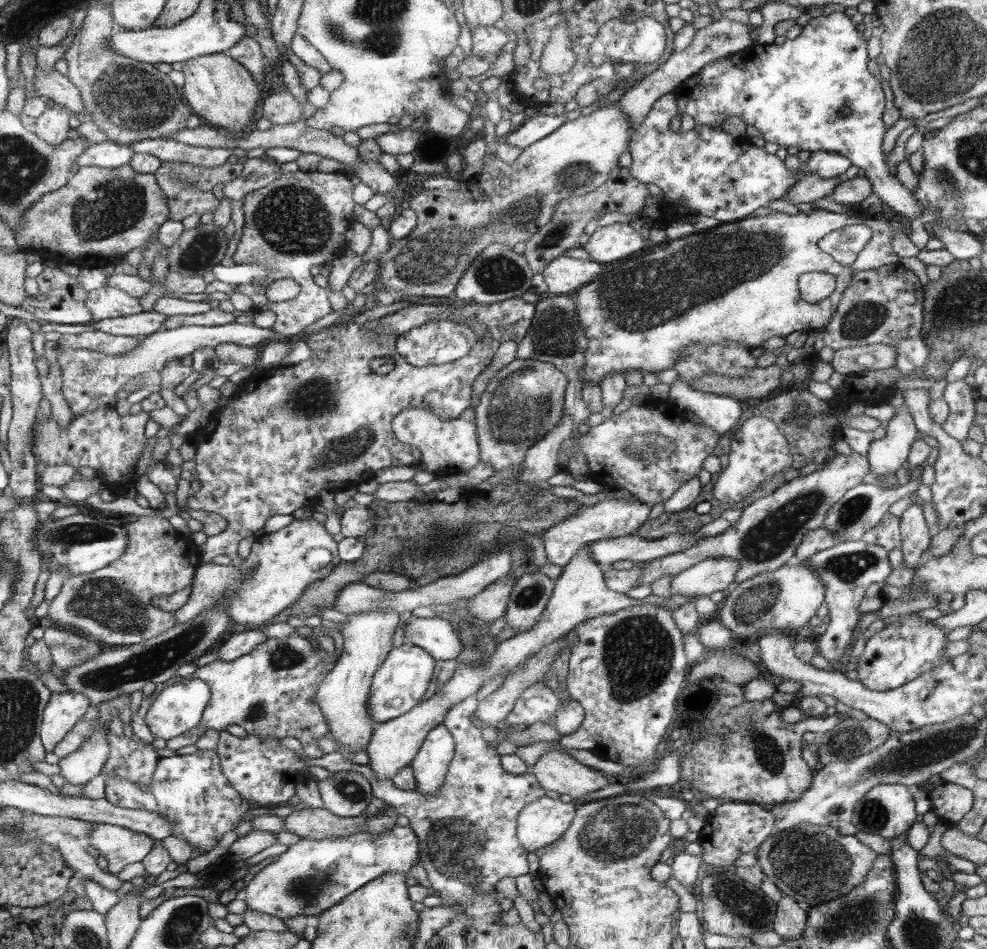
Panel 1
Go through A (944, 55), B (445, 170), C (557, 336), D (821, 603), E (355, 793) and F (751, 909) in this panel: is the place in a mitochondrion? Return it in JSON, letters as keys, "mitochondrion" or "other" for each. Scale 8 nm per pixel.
{"A":"mitochondrion","B":"other","C":"mitochondrion","D":"other","E":"mitochondrion","F":"mitochondrion"}

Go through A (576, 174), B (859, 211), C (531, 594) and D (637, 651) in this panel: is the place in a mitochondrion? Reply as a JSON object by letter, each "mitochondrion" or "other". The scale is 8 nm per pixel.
{"A":"mitochondrion","B":"other","C":"mitochondrion","D":"mitochondrion"}

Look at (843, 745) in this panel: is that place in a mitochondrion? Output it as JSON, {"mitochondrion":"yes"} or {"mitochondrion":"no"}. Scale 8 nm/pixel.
{"mitochondrion":"yes"}

